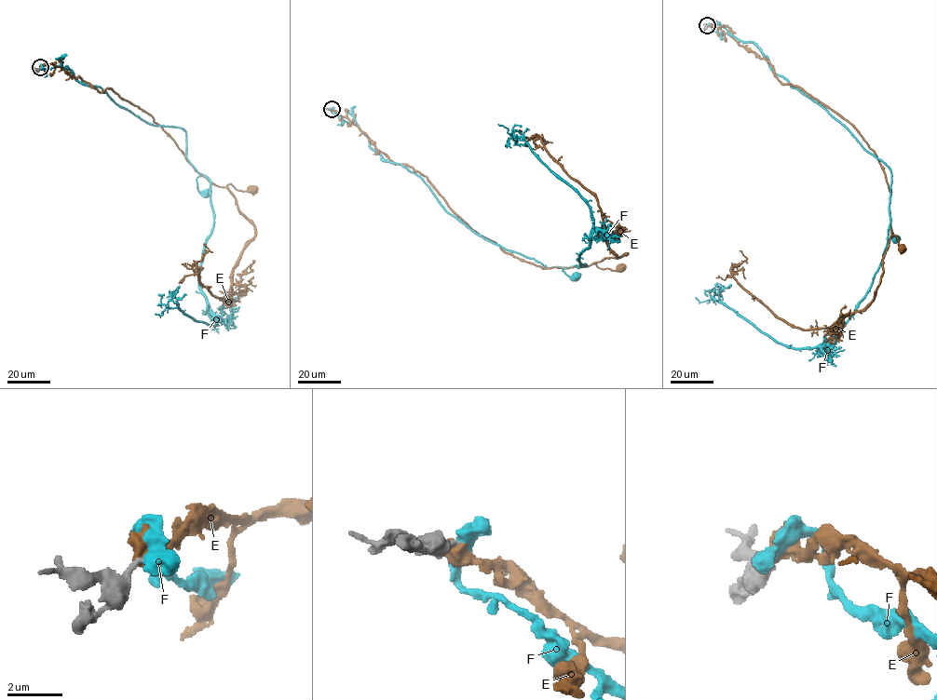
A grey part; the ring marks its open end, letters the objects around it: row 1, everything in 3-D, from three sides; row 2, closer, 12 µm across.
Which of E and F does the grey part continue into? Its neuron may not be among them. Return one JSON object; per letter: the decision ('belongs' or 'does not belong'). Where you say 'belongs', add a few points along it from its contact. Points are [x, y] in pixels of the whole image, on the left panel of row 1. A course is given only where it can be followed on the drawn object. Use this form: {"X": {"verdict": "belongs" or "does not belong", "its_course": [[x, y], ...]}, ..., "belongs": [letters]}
{"E": {"verdict": "does not belong"}, "F": {"verdict": "belongs", "its_course": [[40, 68], [66, 66], [148, 123], [181, 127], [205, 193]]}, "belongs": ["F"]}

